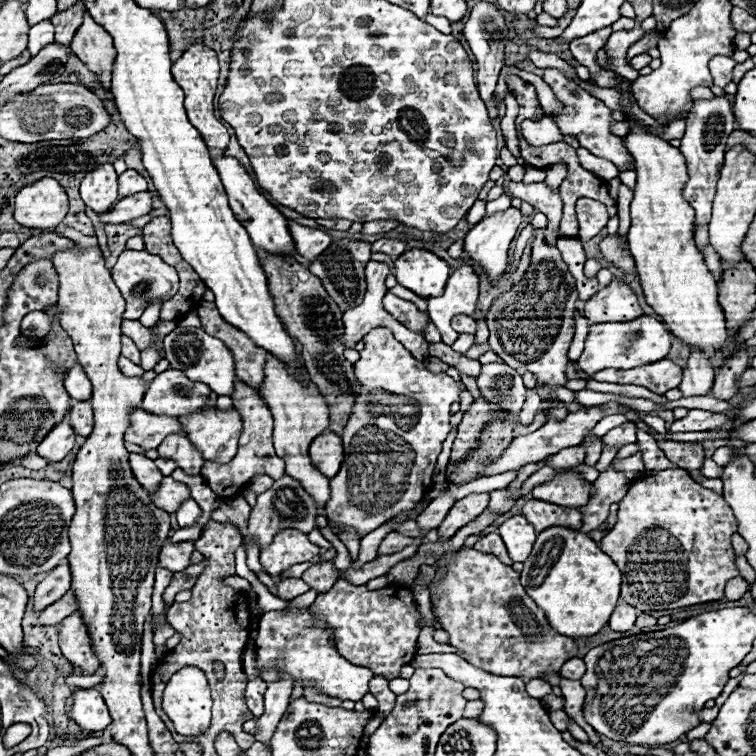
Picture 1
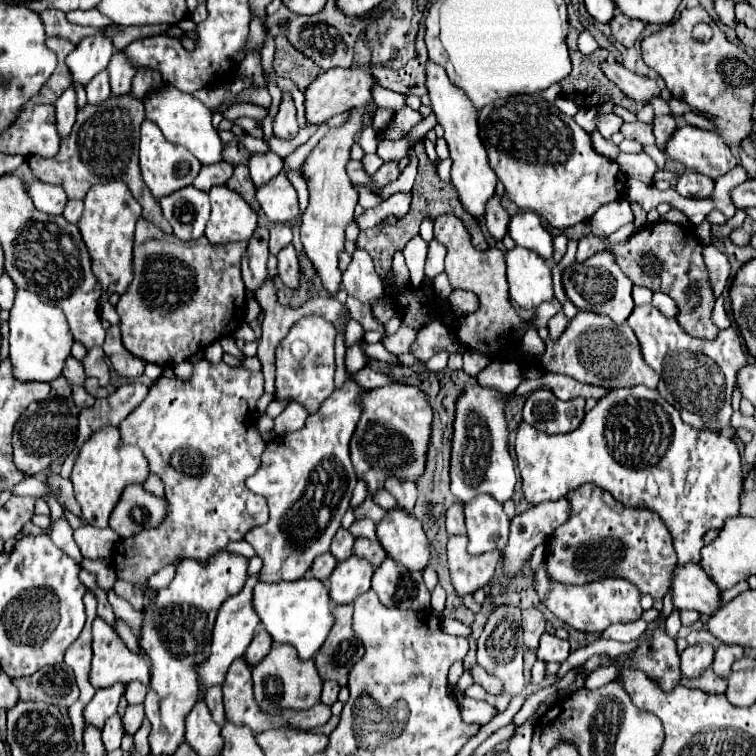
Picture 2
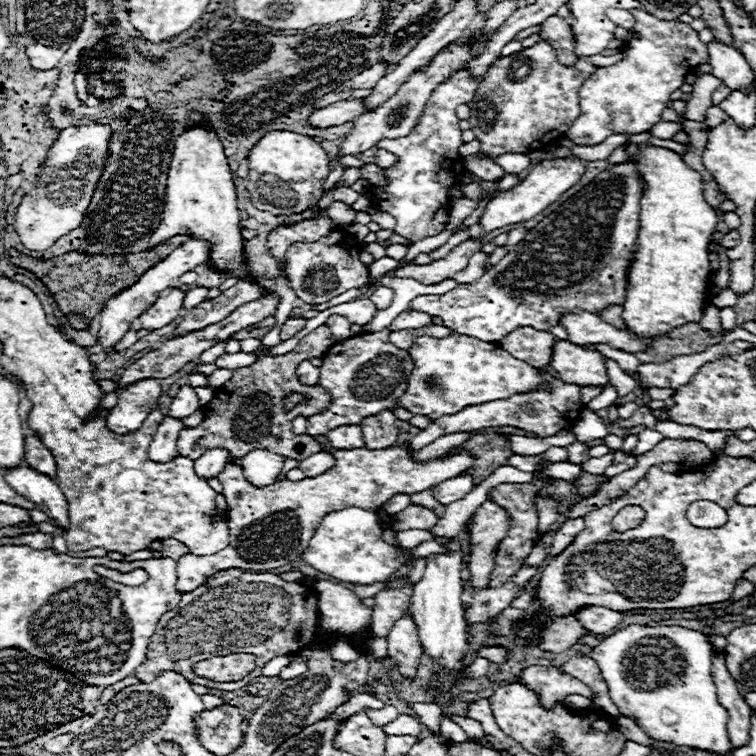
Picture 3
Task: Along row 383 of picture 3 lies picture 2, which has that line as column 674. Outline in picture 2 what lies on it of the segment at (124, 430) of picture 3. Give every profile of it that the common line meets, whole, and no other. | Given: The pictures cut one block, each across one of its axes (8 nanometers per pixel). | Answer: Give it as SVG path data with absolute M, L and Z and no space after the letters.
M680 124L666 144L666 154L682 162L688 170L706 174L714 180L738 166L738 158L716 132L708 132L690 124Z

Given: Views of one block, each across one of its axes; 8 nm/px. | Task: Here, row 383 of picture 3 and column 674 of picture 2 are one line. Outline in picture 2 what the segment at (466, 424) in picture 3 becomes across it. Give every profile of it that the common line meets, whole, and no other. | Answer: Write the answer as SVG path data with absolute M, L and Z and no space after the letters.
M590 482L578 486L578 490L572 490L572 494L566 494L564 498L568 498L572 514L568 516L568 522L564 522L564 526L558 526L552 532L552 538L546 542L544 568L548 576L564 584L588 584L596 582L598 578L624 578L632 582L640 594L650 594L654 600L662 600L670 586L672 568L676 566L676 550L672 546L672 536L660 516L650 510L626 508L616 502L612 494L600 490L600 486L592 486Z

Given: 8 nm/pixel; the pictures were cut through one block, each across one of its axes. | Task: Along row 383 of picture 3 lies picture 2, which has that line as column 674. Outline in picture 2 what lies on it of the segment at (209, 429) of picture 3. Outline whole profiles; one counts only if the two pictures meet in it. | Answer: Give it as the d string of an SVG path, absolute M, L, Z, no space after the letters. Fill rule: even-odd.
M656 222L656 224L650 224L650 228L636 232L622 244L610 244L608 238L590 234L590 236L580 238L576 262L584 262L586 258L590 258L602 248L612 248L616 252L616 262L634 284L646 286L652 292L668 294L680 308L676 320L686 332L690 332L692 336L700 336L700 338L716 338L718 328L710 320L710 314L714 308L714 296L708 284L708 270L702 260L702 244L696 240L696 234L692 228L680 230L680 226ZM692 286L696 286L696 294L700 294L700 302L696 306L688 306L688 290Z

